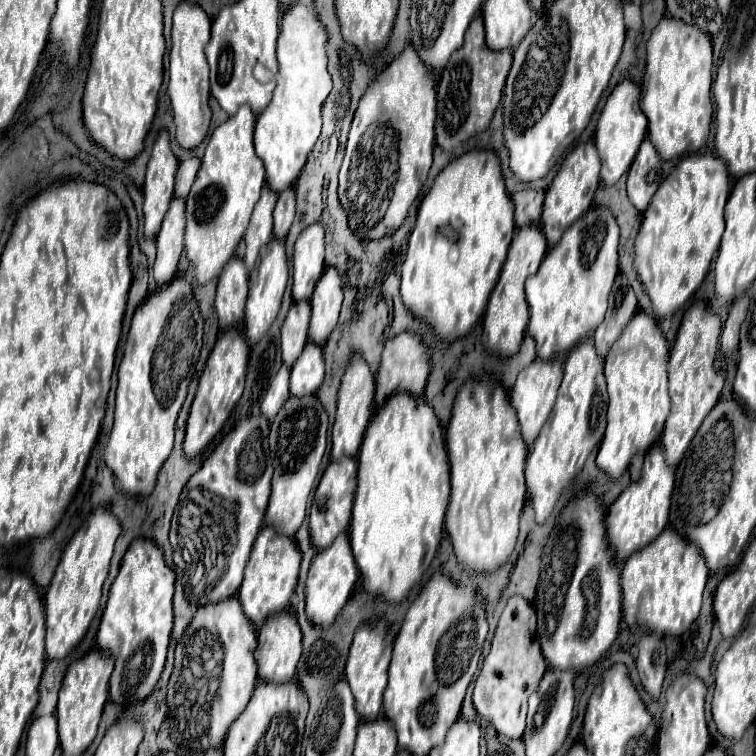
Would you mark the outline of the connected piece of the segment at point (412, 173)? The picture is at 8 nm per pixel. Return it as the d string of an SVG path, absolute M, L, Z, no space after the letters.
M408 46L370 84L370 90L366 90L358 104L348 134L338 196L348 214L348 224L360 240L370 242L390 236L408 216L432 166L434 120L434 78L418 58L416 50Z

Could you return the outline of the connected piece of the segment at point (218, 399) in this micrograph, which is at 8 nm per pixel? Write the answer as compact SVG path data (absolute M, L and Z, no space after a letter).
M226 330L218 338L218 342L206 362L204 374L198 384L196 398L190 408L190 416L188 416L188 424L186 424L186 440L184 440L184 454L188 458L198 456L214 440L214 436L222 430L224 422L228 420L230 412L234 410L236 402L240 400L240 396L244 392L248 354L250 354L250 346L240 330Z

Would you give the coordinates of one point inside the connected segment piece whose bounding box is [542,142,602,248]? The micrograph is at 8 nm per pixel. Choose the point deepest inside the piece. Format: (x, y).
(570, 195)

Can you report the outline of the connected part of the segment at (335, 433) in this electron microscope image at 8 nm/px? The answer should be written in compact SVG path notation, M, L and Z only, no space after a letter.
M354 356L342 376L342 384L338 392L338 412L332 426L332 458L334 460L340 460L342 456L352 458L358 454L366 426L372 418L372 400L374 400L374 374L360 356Z

